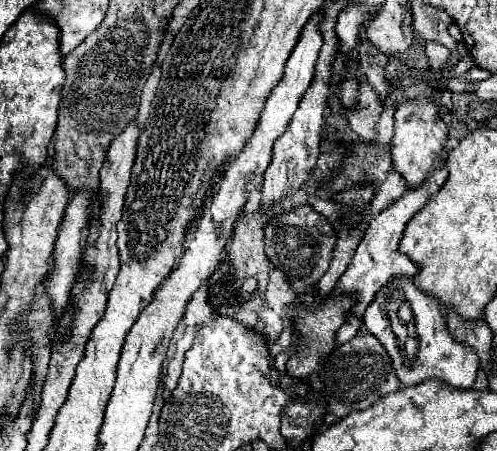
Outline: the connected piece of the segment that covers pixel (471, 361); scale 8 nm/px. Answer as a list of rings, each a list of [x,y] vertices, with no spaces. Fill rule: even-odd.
[[[398,276],[382,286],[366,308],[364,326],[382,340],[392,356],[394,372],[404,386],[414,386],[430,378],[438,378],[454,388],[470,388],[474,384],[480,358],[472,346],[454,340],[444,318],[442,302],[416,288],[412,278]]]

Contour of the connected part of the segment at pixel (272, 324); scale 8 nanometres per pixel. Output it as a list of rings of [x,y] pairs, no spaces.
[[[262,308],[262,310],[258,312],[258,318],[266,324],[266,328],[264,328],[266,342],[268,342],[268,344],[276,342],[278,336],[282,334],[282,330],[284,330],[284,320],[282,320],[272,308]]]

